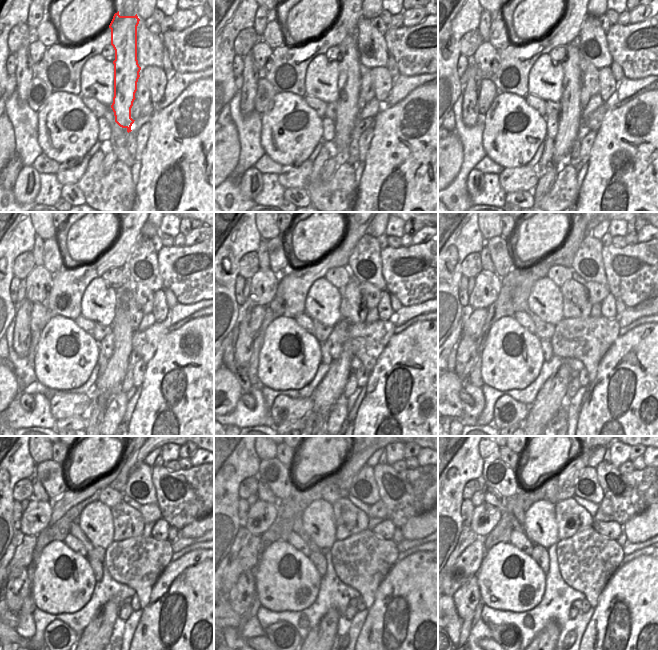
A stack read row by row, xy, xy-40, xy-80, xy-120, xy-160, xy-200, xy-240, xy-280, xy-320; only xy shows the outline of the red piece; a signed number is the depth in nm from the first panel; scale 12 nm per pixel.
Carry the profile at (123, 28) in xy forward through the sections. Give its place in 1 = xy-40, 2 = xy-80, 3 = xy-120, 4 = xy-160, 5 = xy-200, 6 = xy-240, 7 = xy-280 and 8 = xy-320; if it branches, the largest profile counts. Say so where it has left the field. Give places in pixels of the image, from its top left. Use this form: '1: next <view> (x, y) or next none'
1: next xy-40 (350, 70)
2: next xy-80 (570, 116)
3: next xy-120 (118, 364)
4: next xy-160 (330, 389)
5: next xy-200 (549, 400)
6: next xy-240 (95, 638)
7: next xy-280 (321, 638)
8: next xy-320 (547, 639)

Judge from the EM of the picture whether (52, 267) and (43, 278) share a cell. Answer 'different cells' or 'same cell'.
different cells

